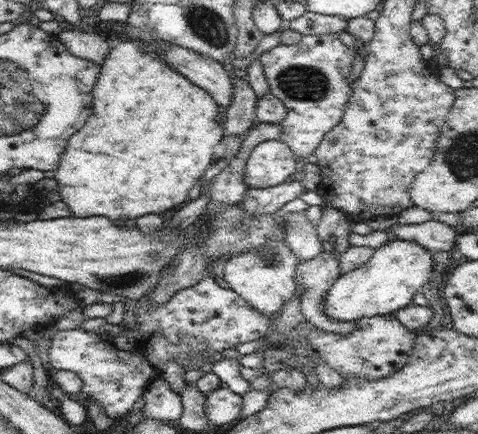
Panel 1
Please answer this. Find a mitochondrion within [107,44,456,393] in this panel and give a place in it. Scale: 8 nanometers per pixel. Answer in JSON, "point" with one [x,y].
{"point":[300,82]}

